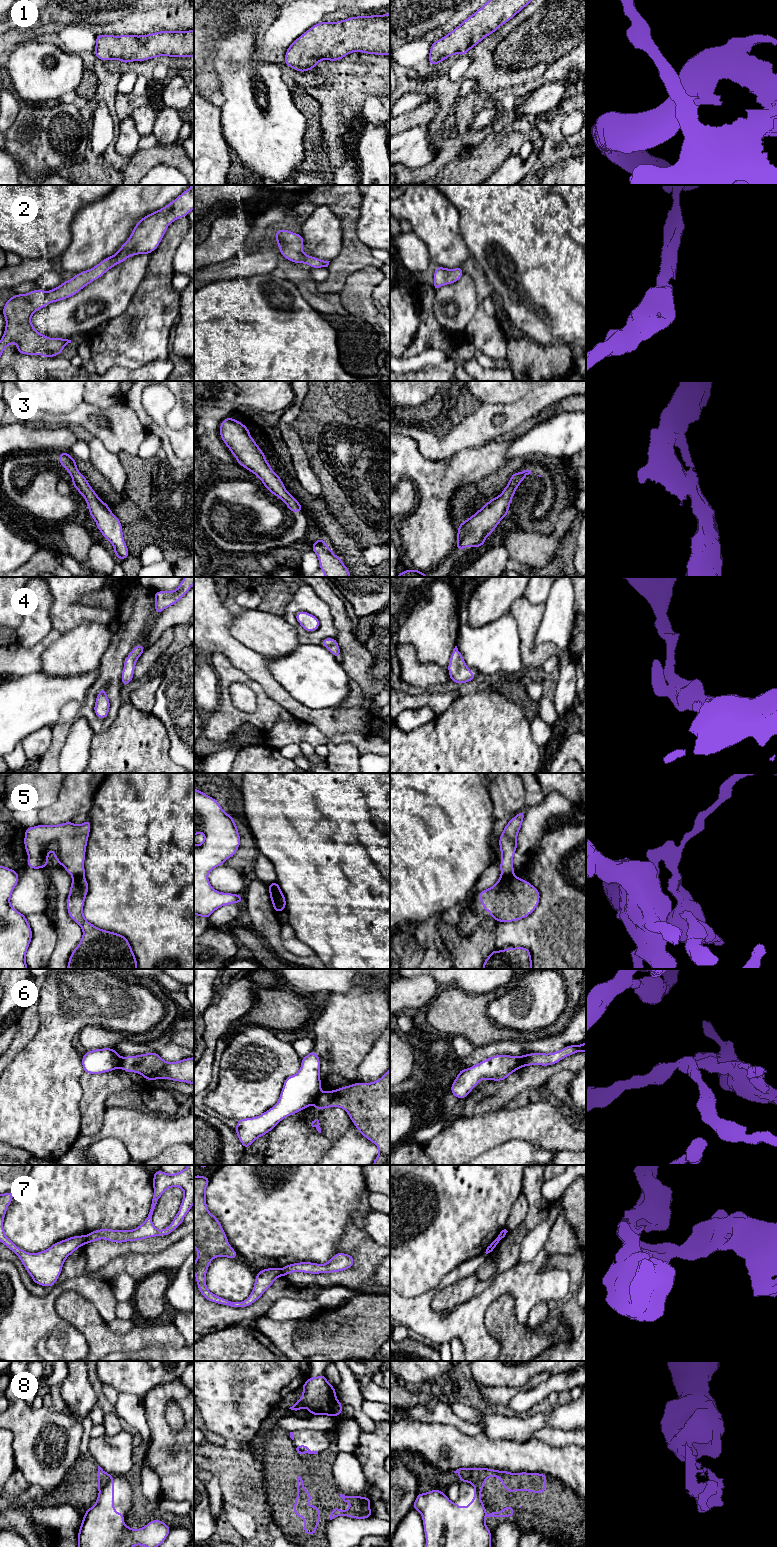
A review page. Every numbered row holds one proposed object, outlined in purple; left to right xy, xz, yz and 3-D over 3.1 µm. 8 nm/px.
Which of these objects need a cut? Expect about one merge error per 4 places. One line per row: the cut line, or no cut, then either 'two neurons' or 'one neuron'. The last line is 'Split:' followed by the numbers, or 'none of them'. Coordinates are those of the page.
1: no cut | one neuron
2: no cut | one neuron
3: no cut | one neuron
4: no cut | one neuron
5: yz (513, 873), (500, 877) | two neurons
6: xz (322, 1092), (313, 1103) | two neurons
7: xy (86, 1236), (85, 1244) | two neurons
8: xy (112, 1476), (99, 1493) | two neurons
Split: 5, 6, 7, 8

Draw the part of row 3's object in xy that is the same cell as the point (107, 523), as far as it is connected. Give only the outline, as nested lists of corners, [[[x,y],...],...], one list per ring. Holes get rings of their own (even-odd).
[[[67,452],[59,453],[61,466],[67,470],[72,477],[73,487],[86,500],[89,514],[95,520],[98,530],[114,547],[117,559],[124,560],[130,553],[124,541],[122,525],[117,516],[109,508],[109,505],[100,500],[94,489],[89,485],[87,479],[77,469],[77,462]]]

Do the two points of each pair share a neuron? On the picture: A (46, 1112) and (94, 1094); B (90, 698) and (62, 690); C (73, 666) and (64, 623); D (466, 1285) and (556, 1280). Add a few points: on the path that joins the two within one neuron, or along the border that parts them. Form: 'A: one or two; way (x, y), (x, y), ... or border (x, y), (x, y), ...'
A: two; border (81, 1075), (81, 1123)
B: two; border (97, 676), (97, 679), (89, 688), (83, 700)
C: two; border (87, 621), (79, 623), (62, 635)
D: two; border (491, 1279), (490, 1283), (479, 1294), (470, 1298)

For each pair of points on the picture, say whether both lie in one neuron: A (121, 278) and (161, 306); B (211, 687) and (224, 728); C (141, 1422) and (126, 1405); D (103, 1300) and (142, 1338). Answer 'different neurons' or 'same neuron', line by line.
A: different neurons
B: different neurons
C: same neuron
D: different neurons

